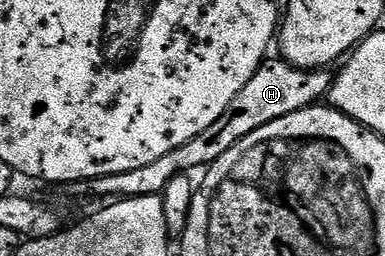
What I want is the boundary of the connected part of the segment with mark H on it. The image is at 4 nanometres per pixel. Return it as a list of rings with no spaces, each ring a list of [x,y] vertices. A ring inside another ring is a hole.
[[[280,57],[266,58],[263,66],[239,89],[239,97],[227,105],[223,117],[203,129],[199,137],[191,137],[187,145],[179,145],[179,149],[171,149],[159,161],[151,161],[151,165],[143,165],[139,169],[130,169],[128,173],[111,173],[107,177],[87,179],[84,183],[70,183],[67,191],[73,195],[98,195],[101,201],[116,201],[119,199],[134,199],[148,195],[160,195],[175,181],[175,177],[189,175],[196,167],[208,168],[209,164],[223,157],[227,149],[231,149],[247,133],[255,133],[255,129],[263,129],[271,121],[279,121],[279,117],[287,117],[291,113],[299,113],[303,109],[320,104],[328,96],[335,78],[334,72],[329,69],[312,71],[299,69]]]

